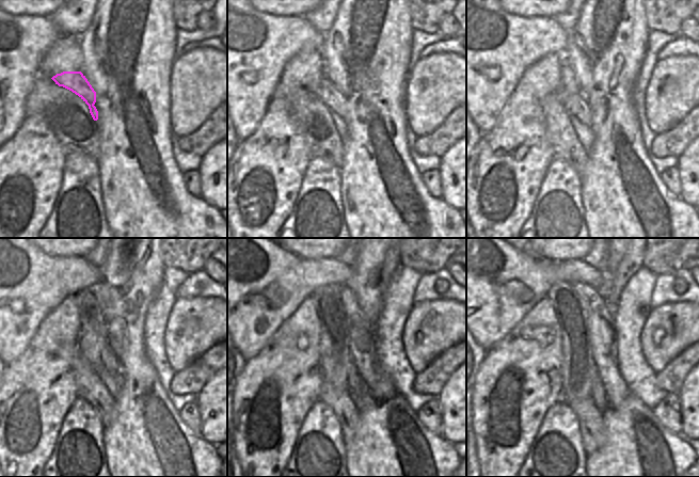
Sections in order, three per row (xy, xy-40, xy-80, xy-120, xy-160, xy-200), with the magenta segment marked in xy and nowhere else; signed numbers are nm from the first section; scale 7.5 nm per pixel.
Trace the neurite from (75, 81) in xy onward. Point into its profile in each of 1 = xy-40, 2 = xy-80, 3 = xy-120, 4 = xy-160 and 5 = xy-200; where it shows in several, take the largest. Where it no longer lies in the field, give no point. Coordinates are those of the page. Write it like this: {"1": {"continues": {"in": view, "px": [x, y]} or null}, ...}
{"1": {"continues": {"in": "xy-40", "px": [323, 89]}}, "2": {"continues": {"in": "xy-80", "px": [576, 106]}}, "3": {"continues": {"in": "xy-120", "px": [109, 371]}}, "4": {"continues": {"in": "xy-160", "px": [356, 387]}}, "5": {"continues": {"in": "xy-200", "px": [599, 397]}}}

